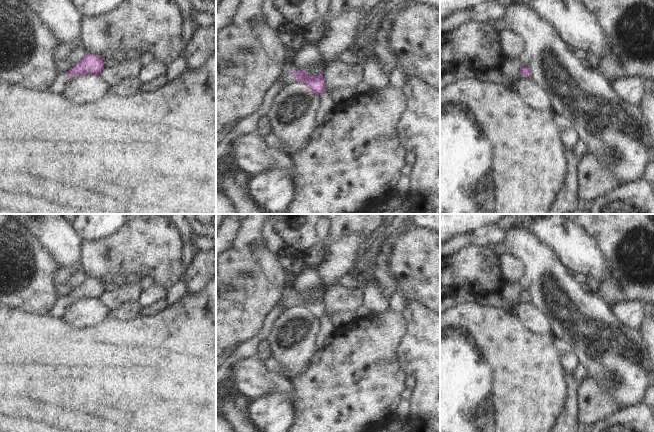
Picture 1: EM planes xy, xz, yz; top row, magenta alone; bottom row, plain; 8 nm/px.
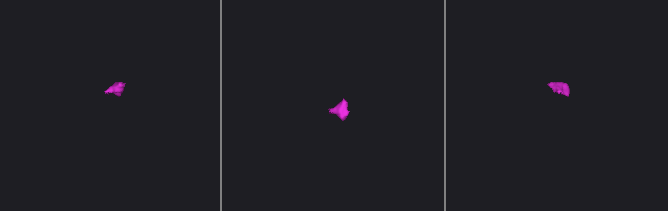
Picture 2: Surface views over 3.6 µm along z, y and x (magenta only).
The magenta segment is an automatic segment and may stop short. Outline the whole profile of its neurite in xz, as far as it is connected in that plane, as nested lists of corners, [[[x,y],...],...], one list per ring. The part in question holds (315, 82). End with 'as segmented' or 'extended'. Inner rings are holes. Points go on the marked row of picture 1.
[[[289,24],[286,28],[281,29],[282,39],[286,42],[286,46],[290,50],[290,59],[286,62],[286,70],[279,77],[278,81],[281,85],[285,86],[292,82],[304,82],[317,96],[320,96],[325,89],[323,82],[323,72],[319,72],[317,75],[308,75],[305,68],[297,70],[292,61],[295,54],[300,50],[304,44],[302,36],[302,29],[295,24]]]; extended

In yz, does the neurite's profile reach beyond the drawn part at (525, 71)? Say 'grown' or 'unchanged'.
grown

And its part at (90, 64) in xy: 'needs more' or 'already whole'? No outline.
needs more

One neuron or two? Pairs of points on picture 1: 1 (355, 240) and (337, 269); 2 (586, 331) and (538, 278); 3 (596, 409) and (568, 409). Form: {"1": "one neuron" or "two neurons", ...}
{"1": "one neuron", "2": "one neuron", "3": "two neurons"}

